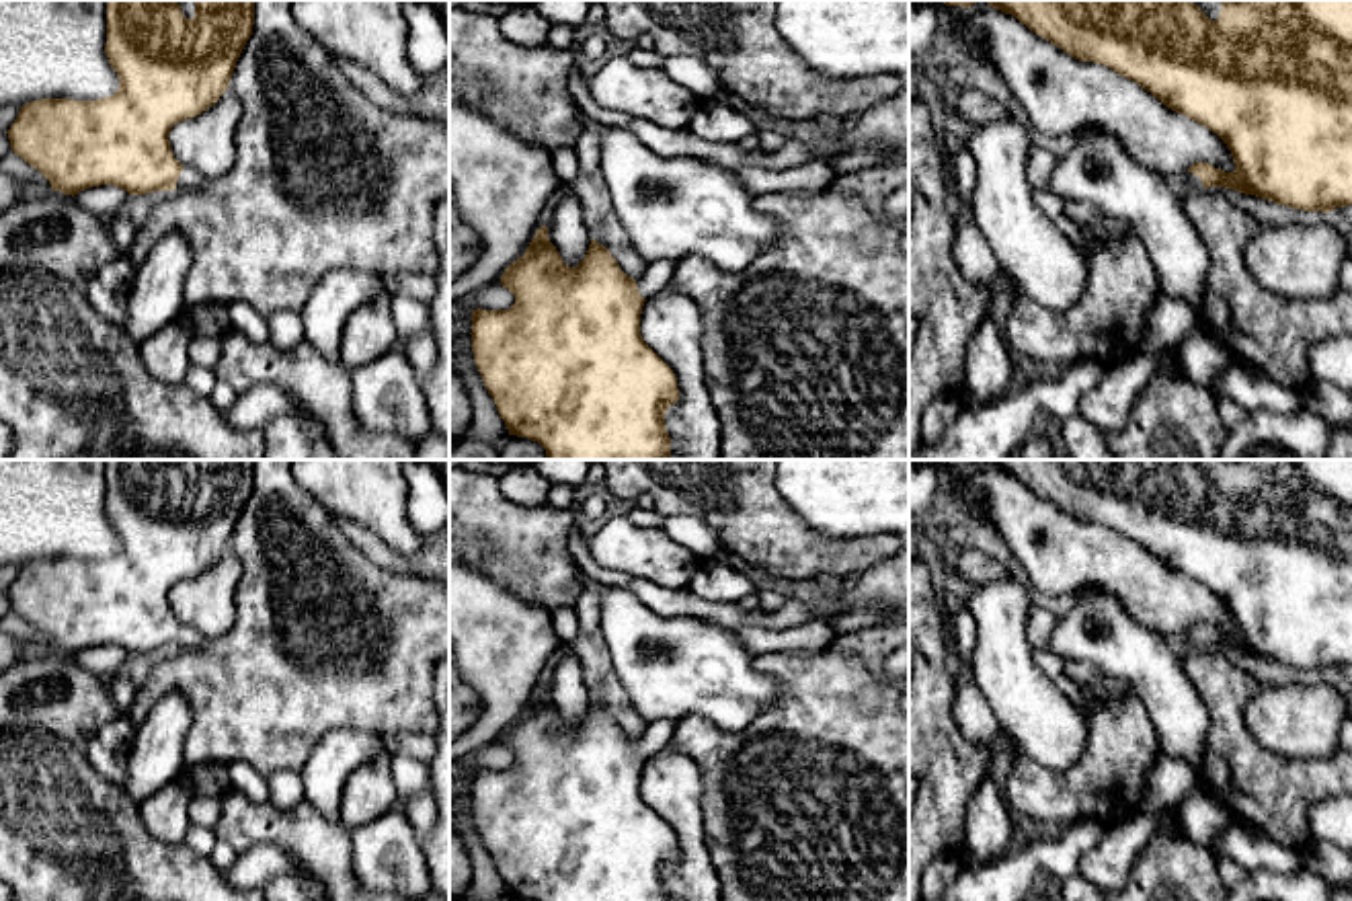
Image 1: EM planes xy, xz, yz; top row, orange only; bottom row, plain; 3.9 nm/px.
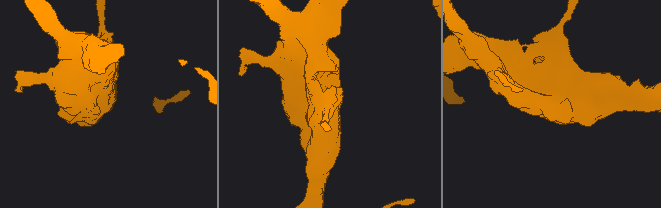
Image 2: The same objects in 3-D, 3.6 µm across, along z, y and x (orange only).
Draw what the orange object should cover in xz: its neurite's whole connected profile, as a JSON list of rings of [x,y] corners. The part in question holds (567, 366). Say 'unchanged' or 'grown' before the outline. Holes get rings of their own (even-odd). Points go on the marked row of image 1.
grown; [[[544,224],[525,254],[501,275],[501,285],[515,296],[515,304],[509,310],[472,310],[474,361],[509,435],[538,441],[546,460],[671,460],[665,413],[679,400],[677,378],[640,335],[644,302],[671,279],[673,271],[665,261],[648,263],[638,279],[628,277],[593,238],[585,259],[568,267]]]

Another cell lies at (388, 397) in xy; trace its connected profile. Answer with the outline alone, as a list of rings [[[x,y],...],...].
[[[400,347],[351,369],[353,413],[373,433],[419,441],[431,433],[431,415],[410,361]]]

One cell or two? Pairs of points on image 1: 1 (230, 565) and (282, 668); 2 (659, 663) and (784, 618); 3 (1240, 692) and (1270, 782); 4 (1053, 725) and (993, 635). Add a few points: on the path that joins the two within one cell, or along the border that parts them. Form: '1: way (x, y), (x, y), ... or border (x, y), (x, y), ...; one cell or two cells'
1: border (228, 546), (241, 563), (232, 627); two cells
2: border (686, 616), (714, 620), (733, 629); two cells
3: way (1234, 715), (1234, 746), (1248, 760); one cell
4: way (1030, 702), (1008, 678), (1002, 657); one cell

